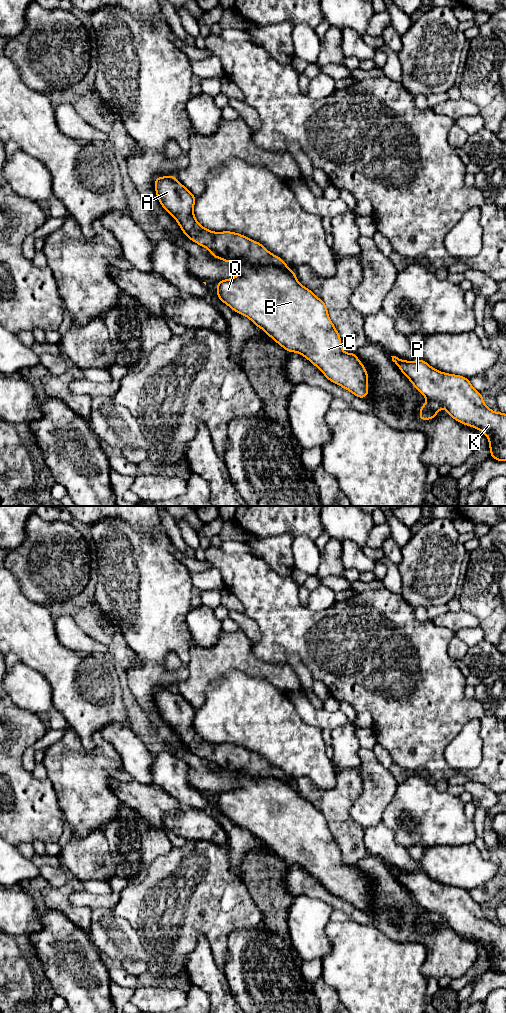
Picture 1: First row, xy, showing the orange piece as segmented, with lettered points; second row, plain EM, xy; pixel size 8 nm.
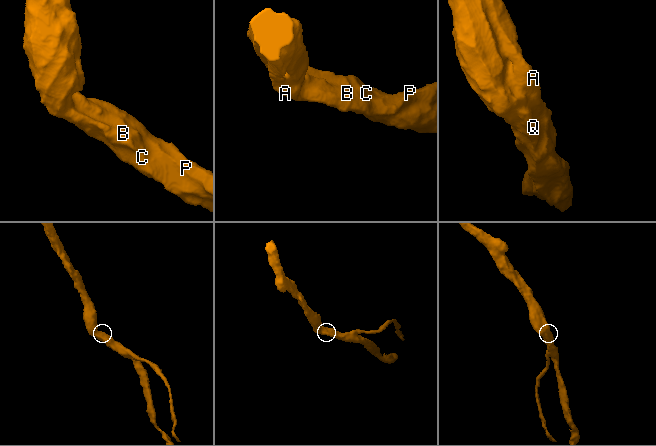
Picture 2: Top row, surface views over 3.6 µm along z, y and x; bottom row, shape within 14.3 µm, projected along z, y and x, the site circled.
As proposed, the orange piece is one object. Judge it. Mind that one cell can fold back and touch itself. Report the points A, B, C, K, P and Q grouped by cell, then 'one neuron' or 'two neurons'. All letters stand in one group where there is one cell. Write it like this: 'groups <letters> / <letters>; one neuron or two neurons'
groups A B C K P Q; one neuron

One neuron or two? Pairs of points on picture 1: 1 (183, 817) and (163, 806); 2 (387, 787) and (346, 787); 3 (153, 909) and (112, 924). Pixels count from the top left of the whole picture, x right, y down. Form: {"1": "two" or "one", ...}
{"1": "two", "2": "two", "3": "two"}

